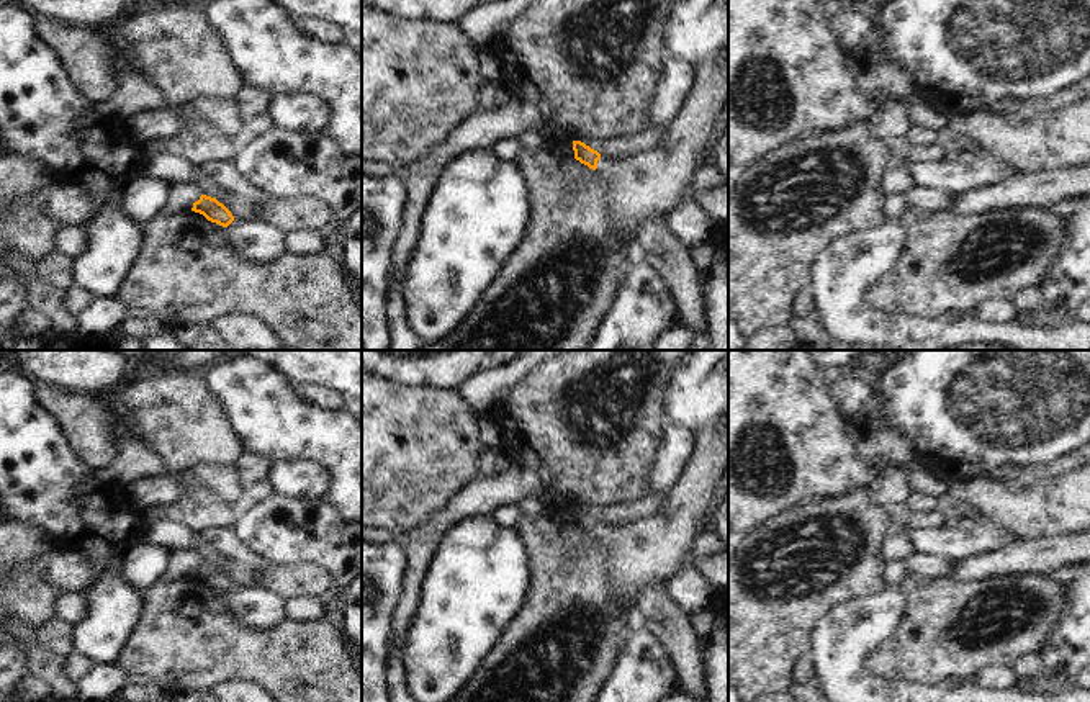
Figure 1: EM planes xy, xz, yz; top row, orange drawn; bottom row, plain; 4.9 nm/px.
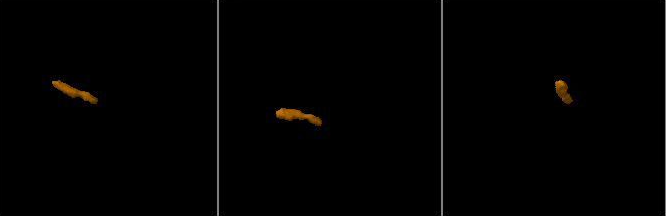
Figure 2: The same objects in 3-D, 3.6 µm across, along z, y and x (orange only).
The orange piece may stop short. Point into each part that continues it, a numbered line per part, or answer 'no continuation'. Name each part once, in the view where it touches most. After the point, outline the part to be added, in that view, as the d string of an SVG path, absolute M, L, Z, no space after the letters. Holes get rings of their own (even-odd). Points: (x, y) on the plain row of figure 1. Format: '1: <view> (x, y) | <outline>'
1: xz (652, 548) | M728 429L699 434L682 475L658 512L619 527L597 527L607 550L606 592L619 609L635 615L637 597L650 583L666 583L689 556L700 519L728 470Z

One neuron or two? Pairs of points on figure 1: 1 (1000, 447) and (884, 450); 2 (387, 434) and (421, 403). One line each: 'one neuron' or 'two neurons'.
1: two neurons
2: one neuron

